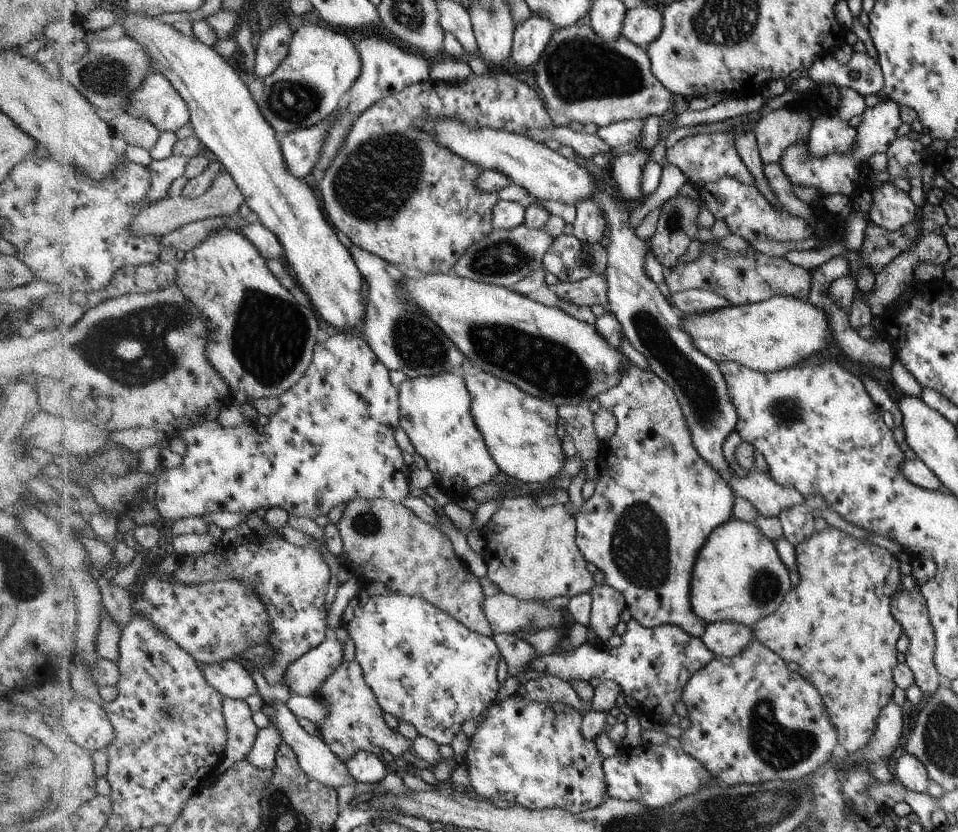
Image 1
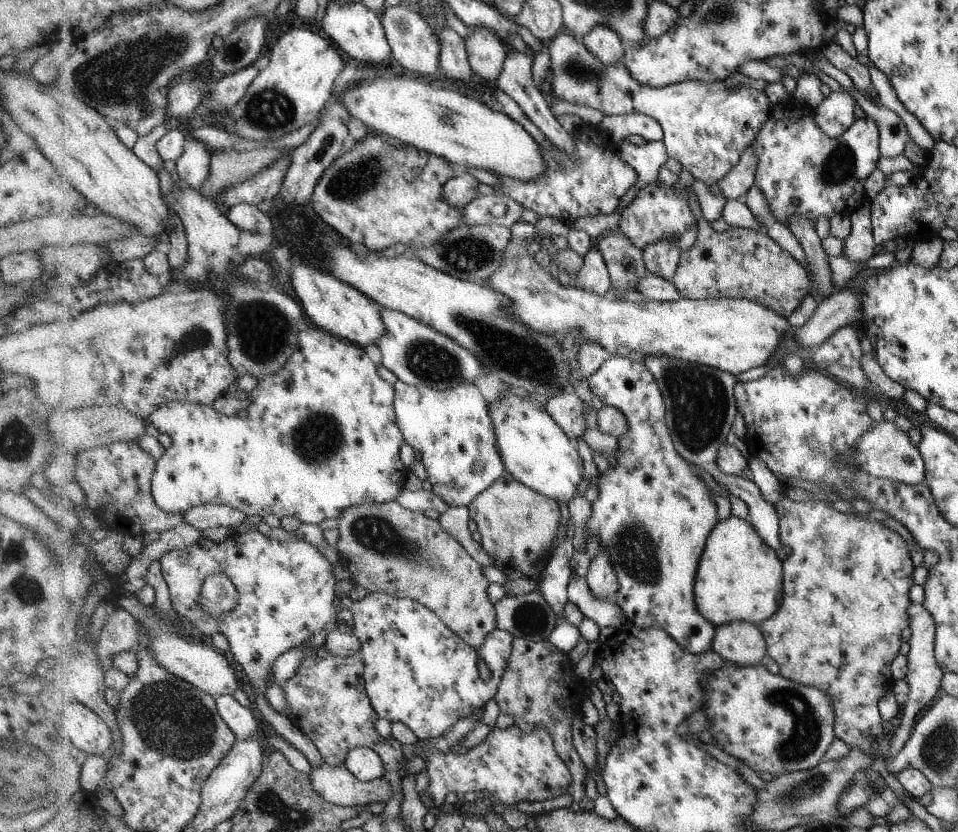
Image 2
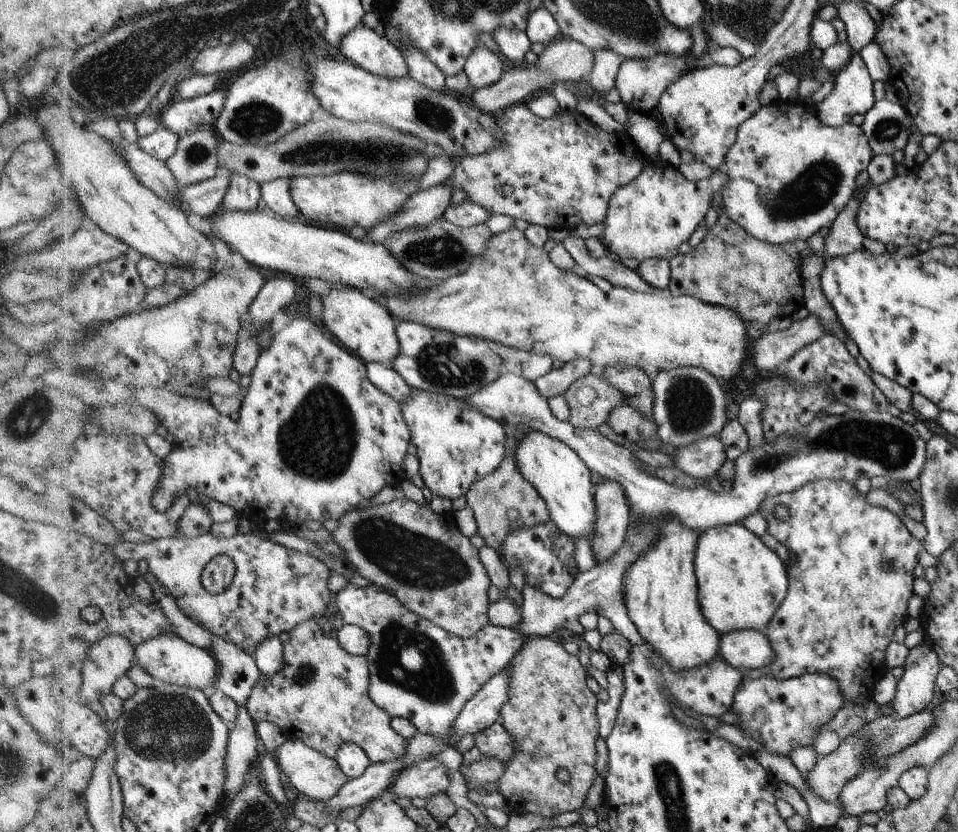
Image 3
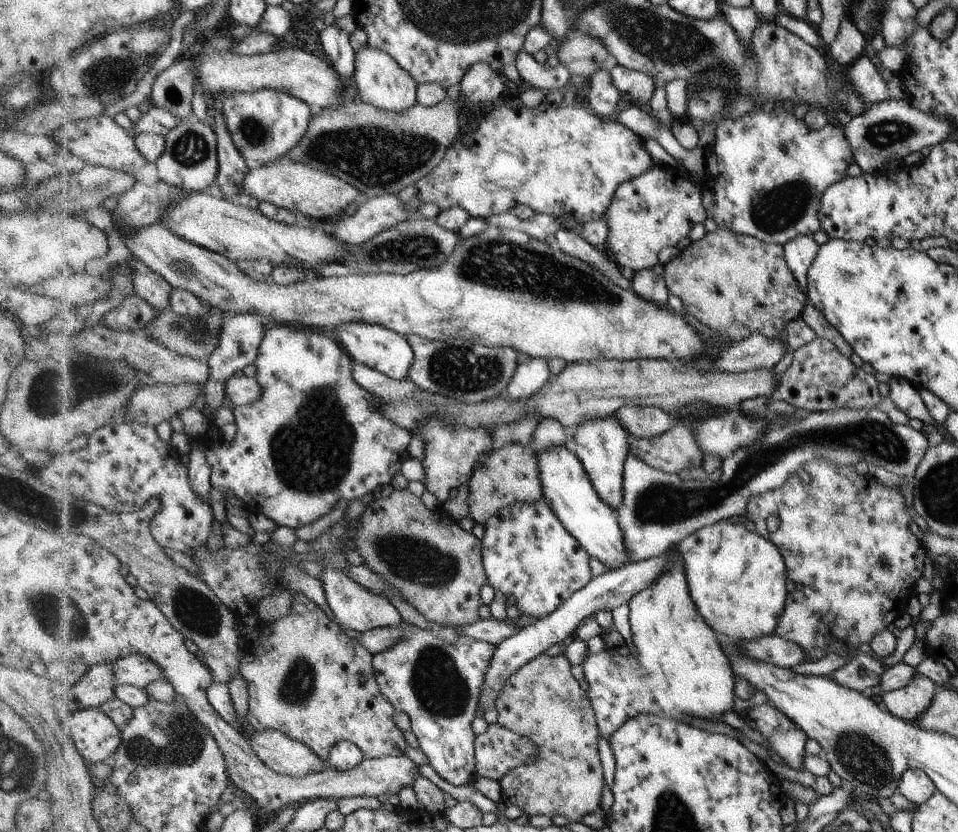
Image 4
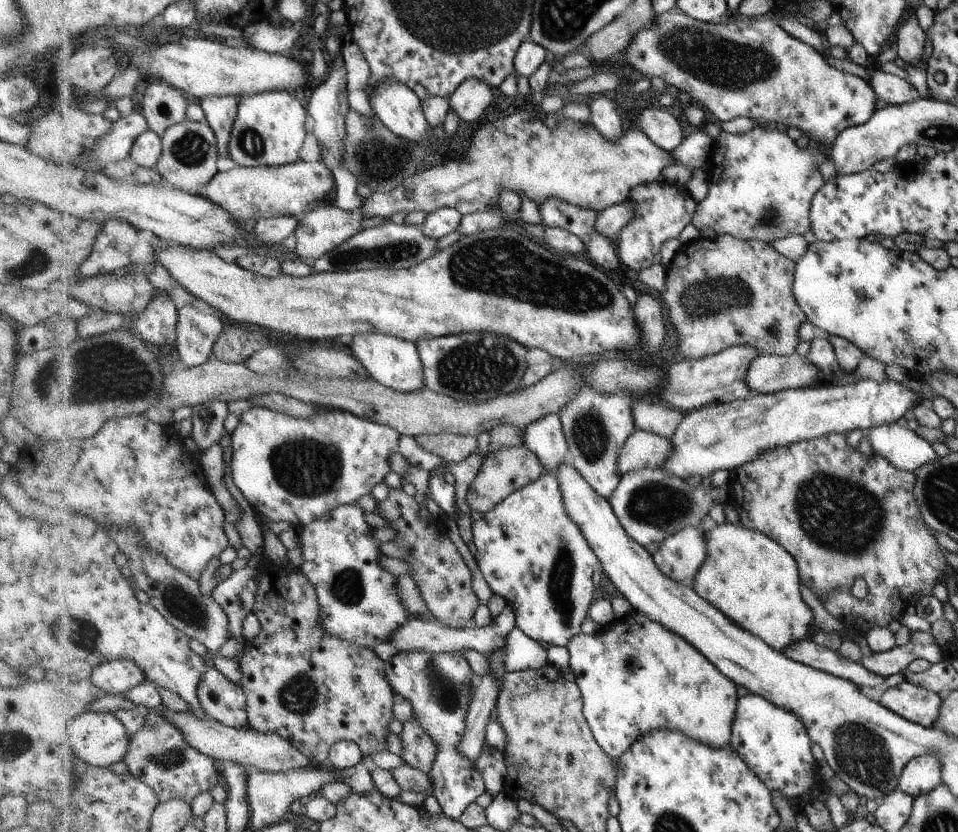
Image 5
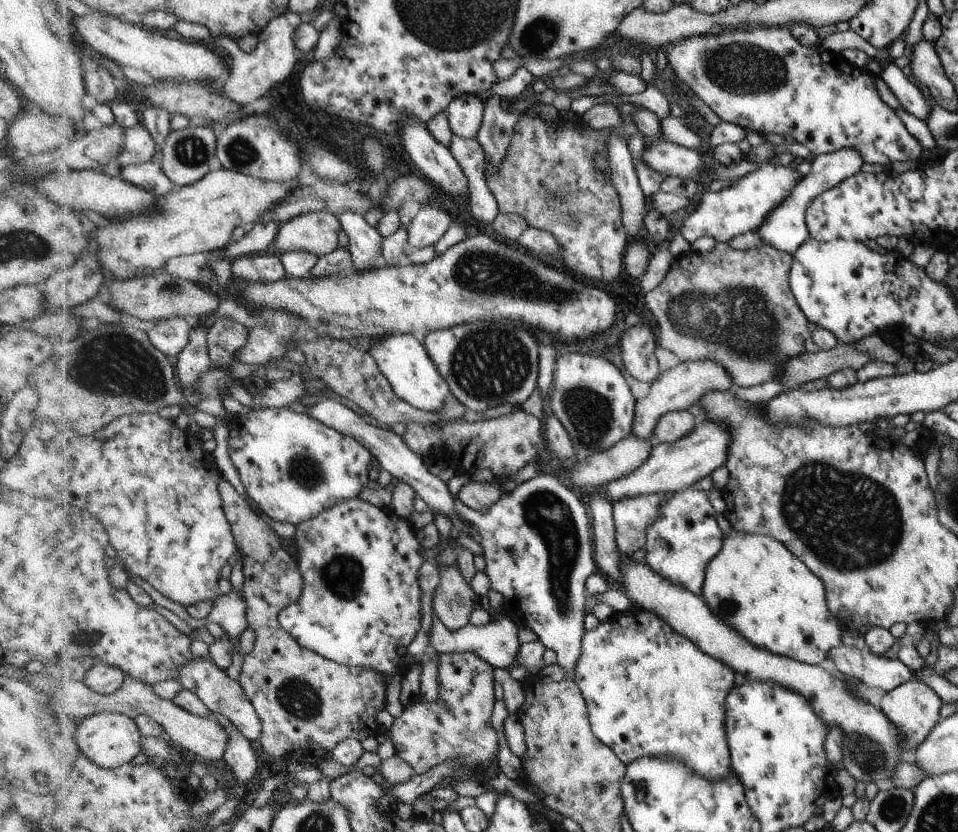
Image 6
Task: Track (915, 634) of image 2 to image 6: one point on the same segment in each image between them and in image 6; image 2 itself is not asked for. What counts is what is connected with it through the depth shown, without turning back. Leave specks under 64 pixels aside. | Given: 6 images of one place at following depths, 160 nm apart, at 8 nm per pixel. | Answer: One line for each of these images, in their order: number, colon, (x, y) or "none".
3: (922, 667)
4: (909, 702)
5: (917, 704)
6: (913, 707)

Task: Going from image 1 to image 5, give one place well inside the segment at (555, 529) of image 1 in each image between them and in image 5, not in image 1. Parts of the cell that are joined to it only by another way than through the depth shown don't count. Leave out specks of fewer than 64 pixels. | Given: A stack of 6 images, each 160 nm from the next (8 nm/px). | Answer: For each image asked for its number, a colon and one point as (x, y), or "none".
2: (517, 524)
3: (503, 501)
4: (510, 474)
5: (503, 471)

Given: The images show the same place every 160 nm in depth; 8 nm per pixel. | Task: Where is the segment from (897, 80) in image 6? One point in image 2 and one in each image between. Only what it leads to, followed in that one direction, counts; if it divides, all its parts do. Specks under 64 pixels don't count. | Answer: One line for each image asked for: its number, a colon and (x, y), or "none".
2: (834, 115)
3: (852, 94)
4: (863, 76)
5: (891, 89)

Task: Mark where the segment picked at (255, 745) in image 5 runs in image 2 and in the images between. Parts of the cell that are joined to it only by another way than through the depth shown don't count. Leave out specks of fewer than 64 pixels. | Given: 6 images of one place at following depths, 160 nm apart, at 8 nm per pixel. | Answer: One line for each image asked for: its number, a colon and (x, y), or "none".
2: (335, 784)
3: (316, 775)
4: (286, 755)

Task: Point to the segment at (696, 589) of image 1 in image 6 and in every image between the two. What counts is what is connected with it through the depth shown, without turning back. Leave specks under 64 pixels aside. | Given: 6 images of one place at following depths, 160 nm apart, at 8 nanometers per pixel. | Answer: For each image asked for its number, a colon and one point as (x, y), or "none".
2: (739, 579)
3: (742, 583)
4: (736, 577)
5: (748, 576)
6: (756, 585)

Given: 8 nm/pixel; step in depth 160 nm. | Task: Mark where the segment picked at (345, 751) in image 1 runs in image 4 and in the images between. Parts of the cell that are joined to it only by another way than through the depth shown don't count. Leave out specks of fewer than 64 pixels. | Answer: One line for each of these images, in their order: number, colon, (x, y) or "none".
2: (328, 697)
3: (322, 696)
4: (309, 680)

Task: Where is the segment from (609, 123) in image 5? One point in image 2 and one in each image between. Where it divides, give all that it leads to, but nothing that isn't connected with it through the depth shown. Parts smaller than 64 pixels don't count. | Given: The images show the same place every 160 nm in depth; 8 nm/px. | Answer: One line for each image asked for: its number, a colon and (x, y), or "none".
2: (601, 40)
3: (606, 63)
4: (603, 96)

